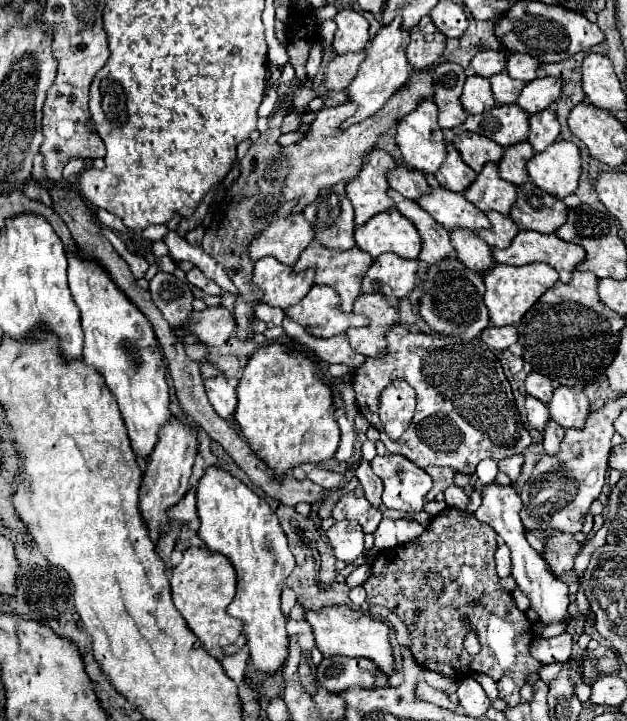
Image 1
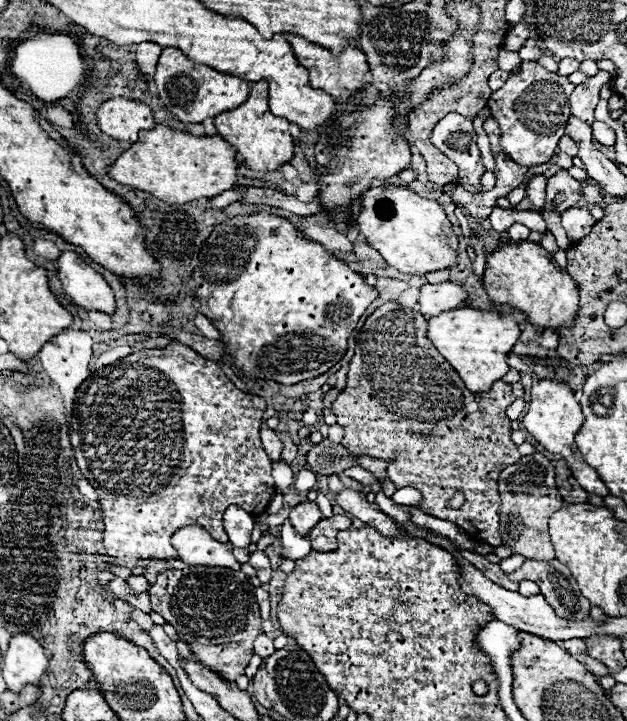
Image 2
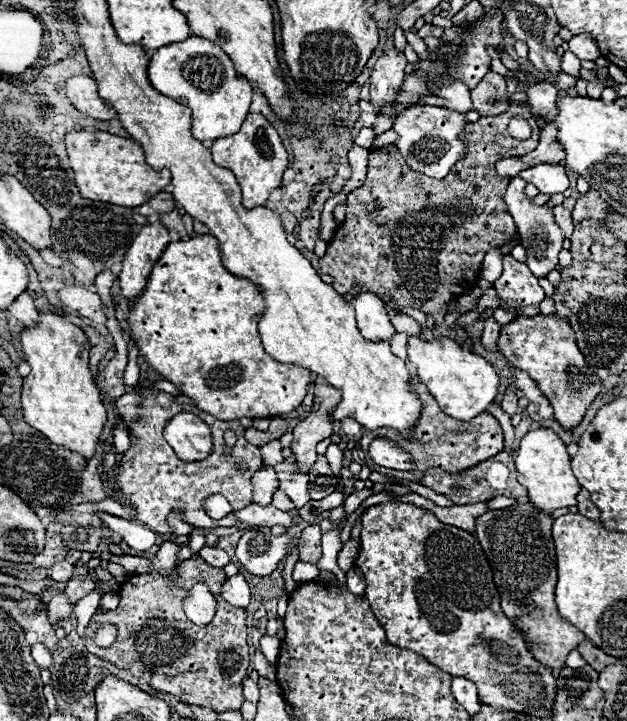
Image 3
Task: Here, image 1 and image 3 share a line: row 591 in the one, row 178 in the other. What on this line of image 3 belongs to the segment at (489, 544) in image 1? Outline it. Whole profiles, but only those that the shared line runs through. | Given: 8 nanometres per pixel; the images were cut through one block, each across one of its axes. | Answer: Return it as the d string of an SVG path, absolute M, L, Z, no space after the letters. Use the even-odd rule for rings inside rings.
M512 102L510 108L500 116L484 116L476 122L468 122L464 126L466 132L466 152L460 162L452 166L446 178L432 180L424 174L410 170L404 158L398 154L394 144L376 148L370 152L366 182L348 194L346 202L346 218L336 228L336 234L320 258L320 272L330 274L334 278L334 290L340 294L348 294L352 288L360 288L364 292L378 294L378 298L390 298L394 304L402 308L416 308L428 316L432 316L438 324L444 322L446 304L456 296L468 292L478 274L482 258L488 250L504 246L512 240L516 226L510 218L506 204L502 202L502 194L506 190L508 180L494 172L494 164L508 156L522 156L536 148L540 126L532 126L532 136L528 140L516 140L508 134L506 126L512 118L524 118L532 122L532 114L524 102Z

